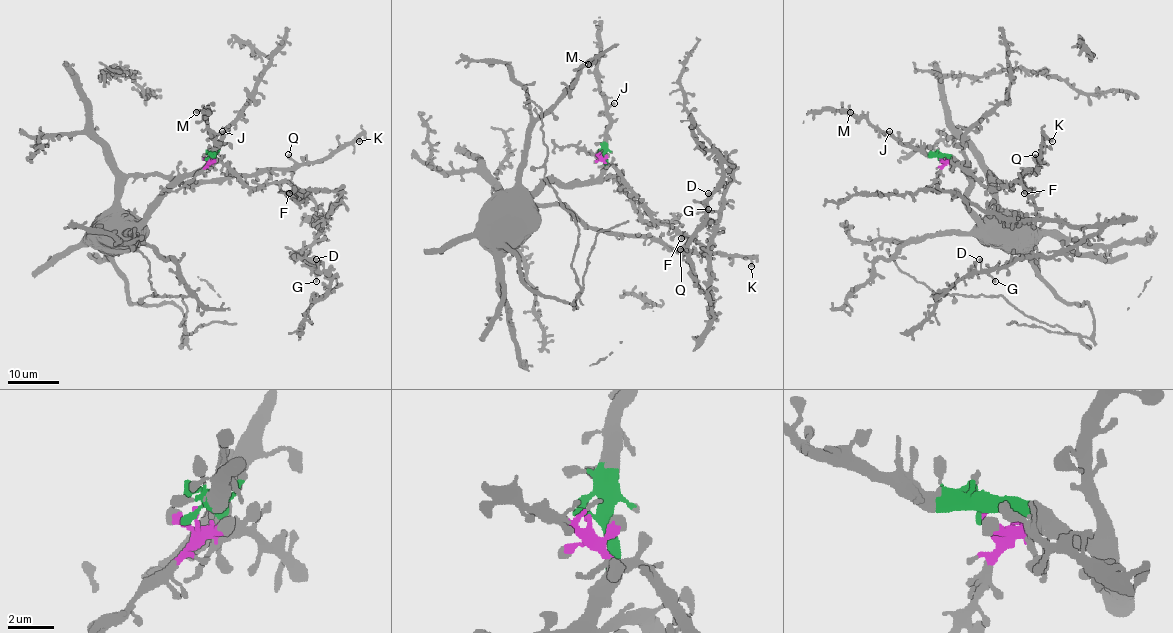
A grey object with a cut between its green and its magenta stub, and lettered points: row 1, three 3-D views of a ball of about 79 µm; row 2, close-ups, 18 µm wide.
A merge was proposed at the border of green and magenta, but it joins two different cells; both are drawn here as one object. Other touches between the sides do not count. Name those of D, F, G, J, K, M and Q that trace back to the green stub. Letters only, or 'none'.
J, K, M, Q

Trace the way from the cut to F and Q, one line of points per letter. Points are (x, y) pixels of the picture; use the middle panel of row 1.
F: (601, 154), (659, 223), (670, 225), (687, 237), (681, 239)
Q: (601, 152), (604, 169), (594, 179), (546, 182), (512, 209), (565, 204), (588, 225), (681, 249)

